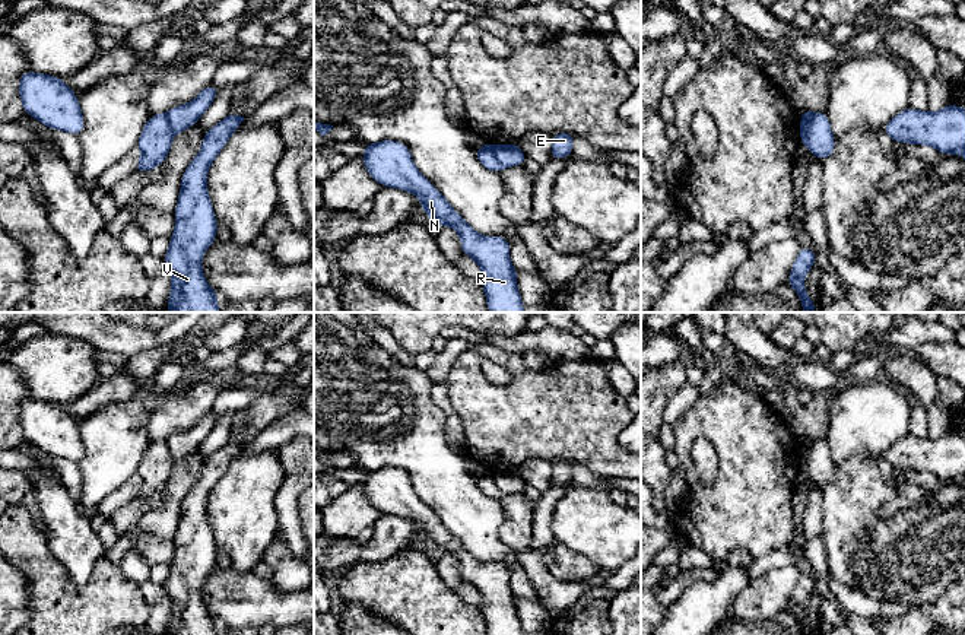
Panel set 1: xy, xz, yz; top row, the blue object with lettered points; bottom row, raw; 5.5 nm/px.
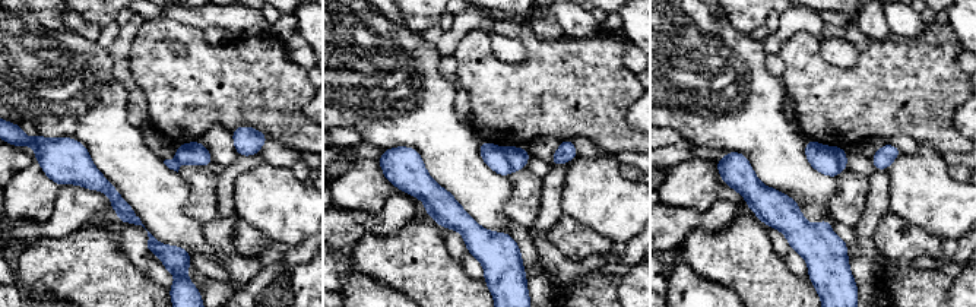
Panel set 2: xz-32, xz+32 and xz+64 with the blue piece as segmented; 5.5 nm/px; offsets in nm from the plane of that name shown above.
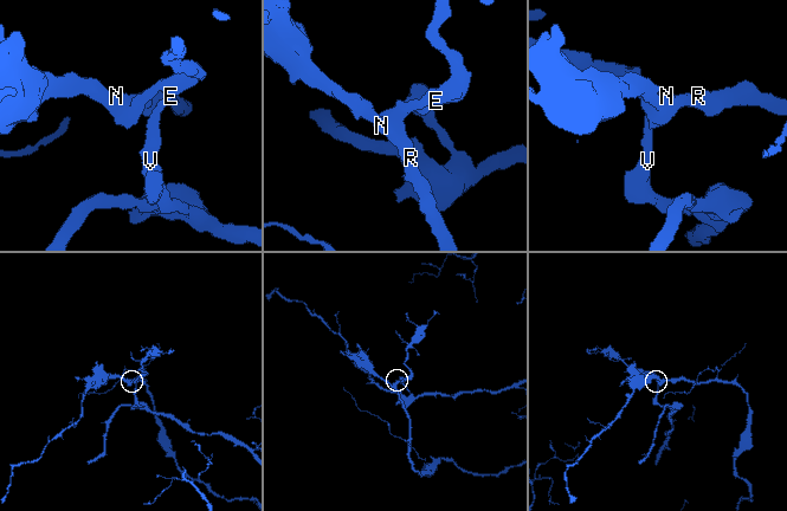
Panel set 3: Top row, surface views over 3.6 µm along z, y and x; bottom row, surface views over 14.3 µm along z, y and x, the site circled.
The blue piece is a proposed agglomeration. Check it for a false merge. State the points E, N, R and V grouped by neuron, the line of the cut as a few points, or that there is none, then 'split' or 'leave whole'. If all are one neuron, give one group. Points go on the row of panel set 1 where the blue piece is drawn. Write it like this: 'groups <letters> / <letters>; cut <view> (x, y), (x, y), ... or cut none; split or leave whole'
groups E V / N R; cut xz (492, 145), (494, 155), (502, 167); split

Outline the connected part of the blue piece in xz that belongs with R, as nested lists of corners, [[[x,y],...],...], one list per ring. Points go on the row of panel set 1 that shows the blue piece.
[[[394,140],[365,143],[364,165],[382,187],[393,187],[416,194],[422,213],[429,212],[434,226],[448,225],[457,231],[464,255],[482,269],[480,282],[489,312],[524,312],[517,288],[517,270],[510,260],[510,242],[504,236],[485,236],[472,229],[444,196],[419,172],[410,150]]]

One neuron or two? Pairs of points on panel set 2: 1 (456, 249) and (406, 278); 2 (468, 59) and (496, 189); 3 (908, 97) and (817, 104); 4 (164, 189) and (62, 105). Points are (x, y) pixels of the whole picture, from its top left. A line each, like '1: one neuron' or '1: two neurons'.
1: two neurons
2: two neurons
3: one neuron
4: one neuron

